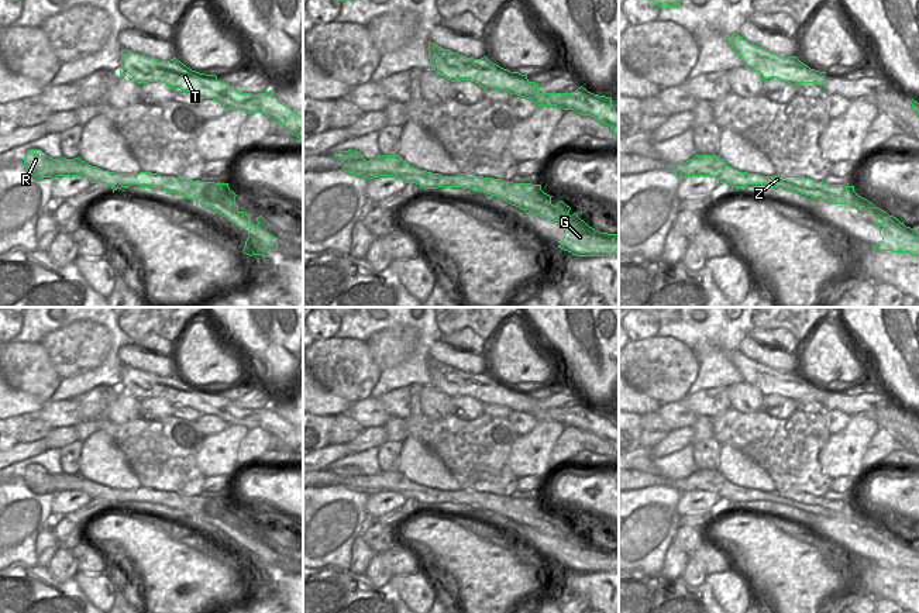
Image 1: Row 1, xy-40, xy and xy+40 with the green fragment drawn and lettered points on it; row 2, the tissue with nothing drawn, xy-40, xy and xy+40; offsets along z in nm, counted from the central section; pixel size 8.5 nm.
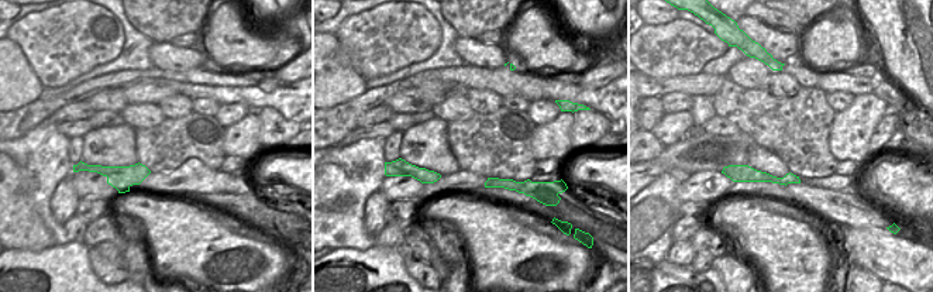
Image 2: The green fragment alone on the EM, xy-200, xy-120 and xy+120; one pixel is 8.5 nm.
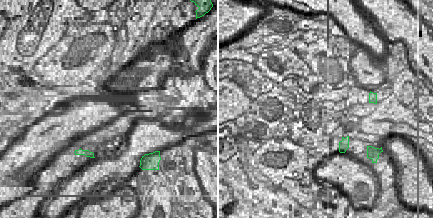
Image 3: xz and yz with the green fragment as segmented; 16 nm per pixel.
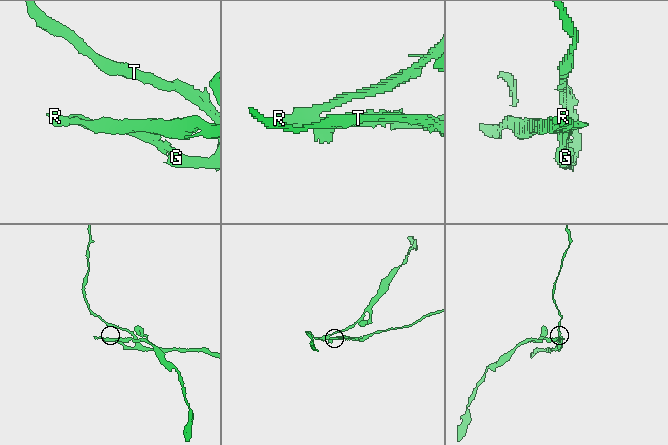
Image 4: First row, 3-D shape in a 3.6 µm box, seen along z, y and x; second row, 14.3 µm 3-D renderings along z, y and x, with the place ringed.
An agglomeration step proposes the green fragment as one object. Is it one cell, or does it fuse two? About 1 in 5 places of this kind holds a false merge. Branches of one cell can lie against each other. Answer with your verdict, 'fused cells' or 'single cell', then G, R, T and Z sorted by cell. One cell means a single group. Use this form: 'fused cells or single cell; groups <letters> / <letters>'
fused cells; groups G T / R Z

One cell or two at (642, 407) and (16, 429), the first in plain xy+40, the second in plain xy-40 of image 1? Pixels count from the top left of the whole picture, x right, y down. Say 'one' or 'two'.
two

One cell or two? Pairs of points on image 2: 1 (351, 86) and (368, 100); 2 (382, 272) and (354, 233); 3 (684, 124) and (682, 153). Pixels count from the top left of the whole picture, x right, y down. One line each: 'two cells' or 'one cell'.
1: two cells
2: two cells
3: two cells

